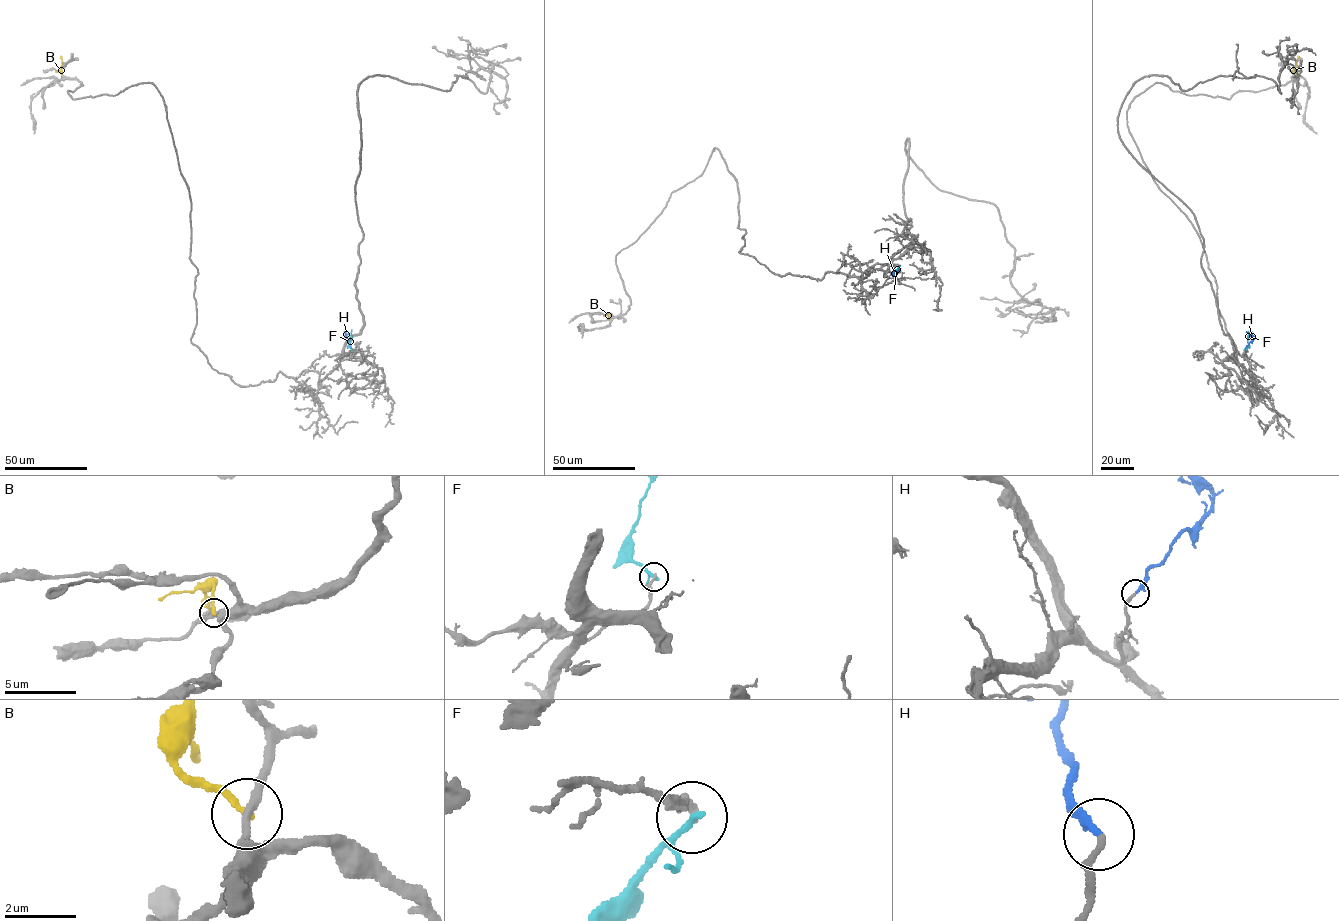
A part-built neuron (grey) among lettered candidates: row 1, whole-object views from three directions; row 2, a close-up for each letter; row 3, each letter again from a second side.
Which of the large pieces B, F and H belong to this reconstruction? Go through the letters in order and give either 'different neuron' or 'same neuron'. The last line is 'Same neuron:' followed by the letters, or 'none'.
B: different neuron
F: different neuron
H: same neuron
Same neuron: H

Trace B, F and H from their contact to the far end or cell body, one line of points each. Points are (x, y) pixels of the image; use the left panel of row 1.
B: (61, 74), (60, 56)
F: (352, 349), (349, 346), (352, 329)
H: (352, 348), (344, 332)

